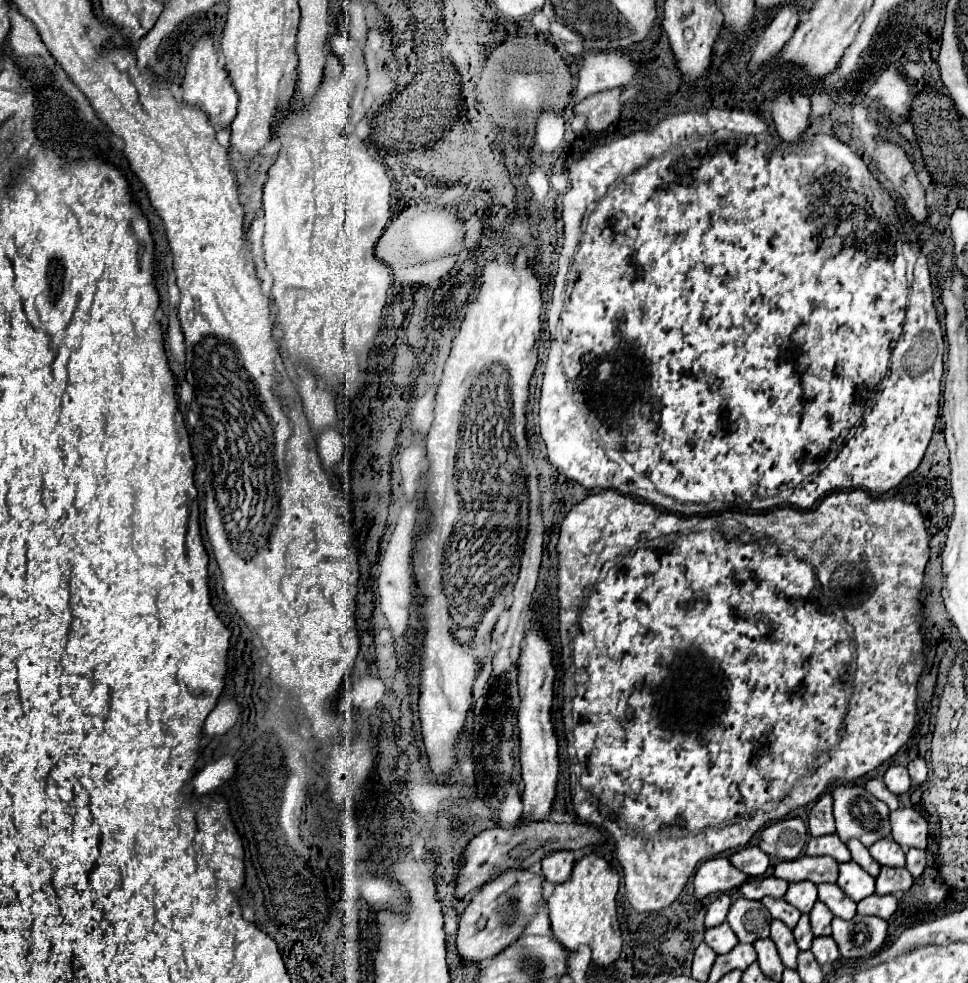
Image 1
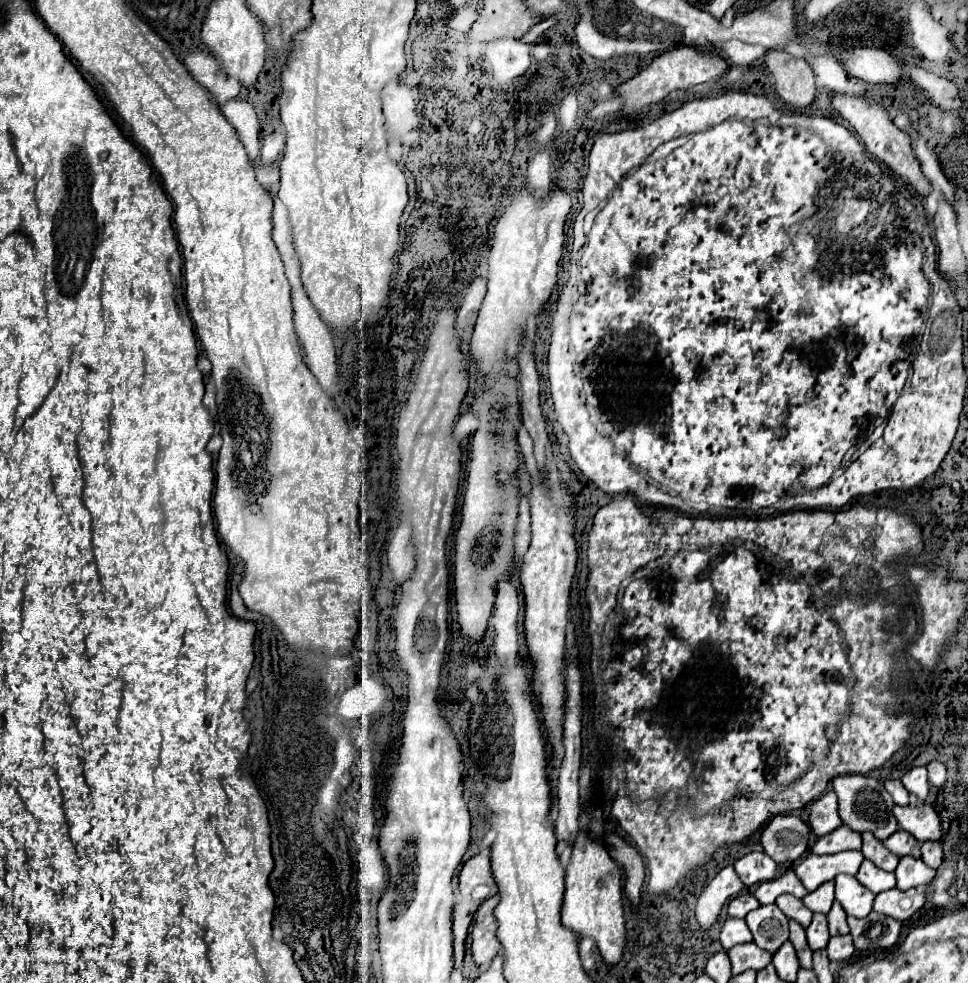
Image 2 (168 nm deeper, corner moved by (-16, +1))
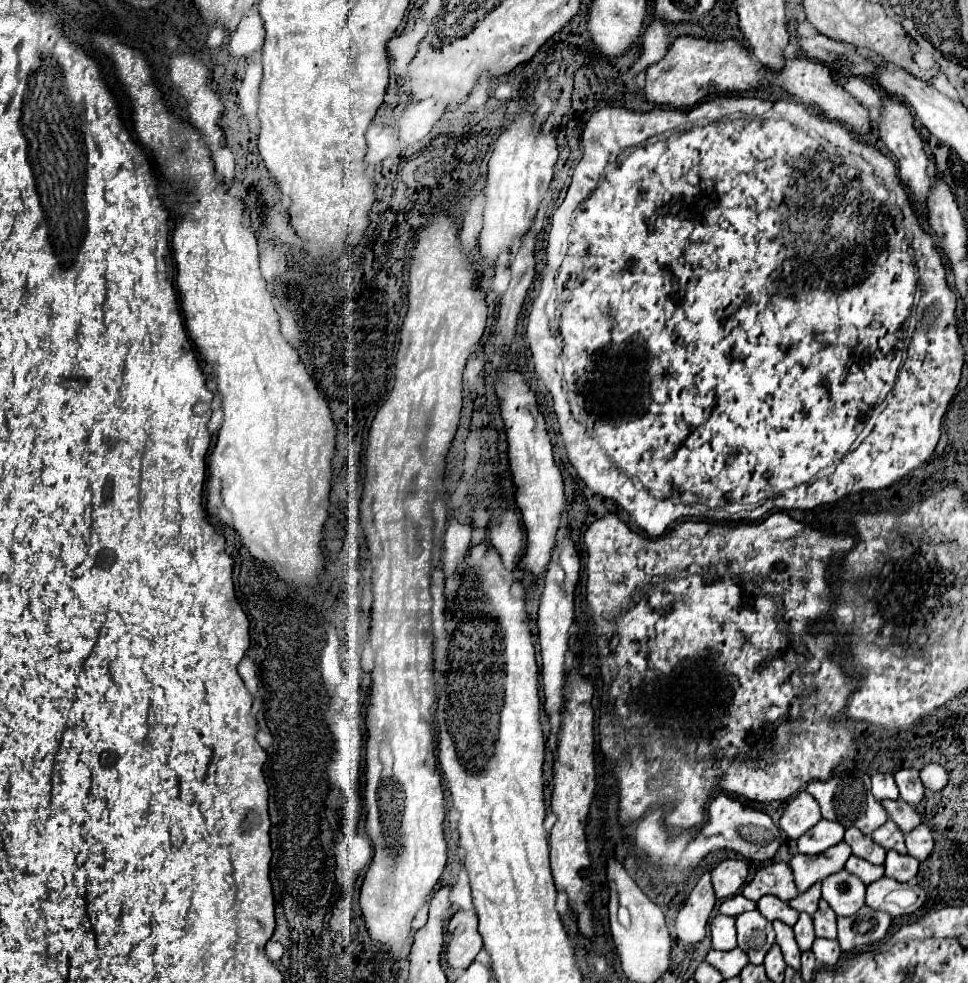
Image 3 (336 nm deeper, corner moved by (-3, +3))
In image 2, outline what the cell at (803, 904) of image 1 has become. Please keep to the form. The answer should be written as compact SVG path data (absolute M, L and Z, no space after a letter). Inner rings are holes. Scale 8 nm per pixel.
M826 881L824 885L820 885L816 891L808 893L804 899L804 905L814 911L814 913L828 913L832 903L834 903L834 881Z

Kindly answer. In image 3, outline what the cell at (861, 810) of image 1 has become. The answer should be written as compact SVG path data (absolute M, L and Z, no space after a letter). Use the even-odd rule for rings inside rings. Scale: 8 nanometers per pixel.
M849 773L843 777L831 777L829 781L811 781L805 791L811 793L813 799L819 803L823 819L841 823L845 829L857 827L863 833L871 835L879 825L883 825L887 821L887 811L873 797L871 781L869 781L869 775L865 775L865 773Z

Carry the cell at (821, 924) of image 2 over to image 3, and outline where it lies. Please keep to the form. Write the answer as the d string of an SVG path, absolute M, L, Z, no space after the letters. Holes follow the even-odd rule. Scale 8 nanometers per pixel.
M801 913L799 921L795 923L793 927L795 931L795 939L797 939L797 945L801 951L809 951L811 945L813 945L813 939L815 939L815 933L813 933L813 921L807 913Z

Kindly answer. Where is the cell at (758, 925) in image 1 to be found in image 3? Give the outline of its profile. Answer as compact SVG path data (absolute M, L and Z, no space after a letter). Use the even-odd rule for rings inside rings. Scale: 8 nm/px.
M757 909L737 917L737 947L747 953L751 965L761 965L773 943L773 927Z

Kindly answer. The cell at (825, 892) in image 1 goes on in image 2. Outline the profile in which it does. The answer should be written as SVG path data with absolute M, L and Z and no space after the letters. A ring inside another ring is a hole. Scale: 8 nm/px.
M838 875L834 881L836 881L836 899L840 901L840 905L848 915L866 917L872 911L874 895L864 885L860 885L856 877Z

